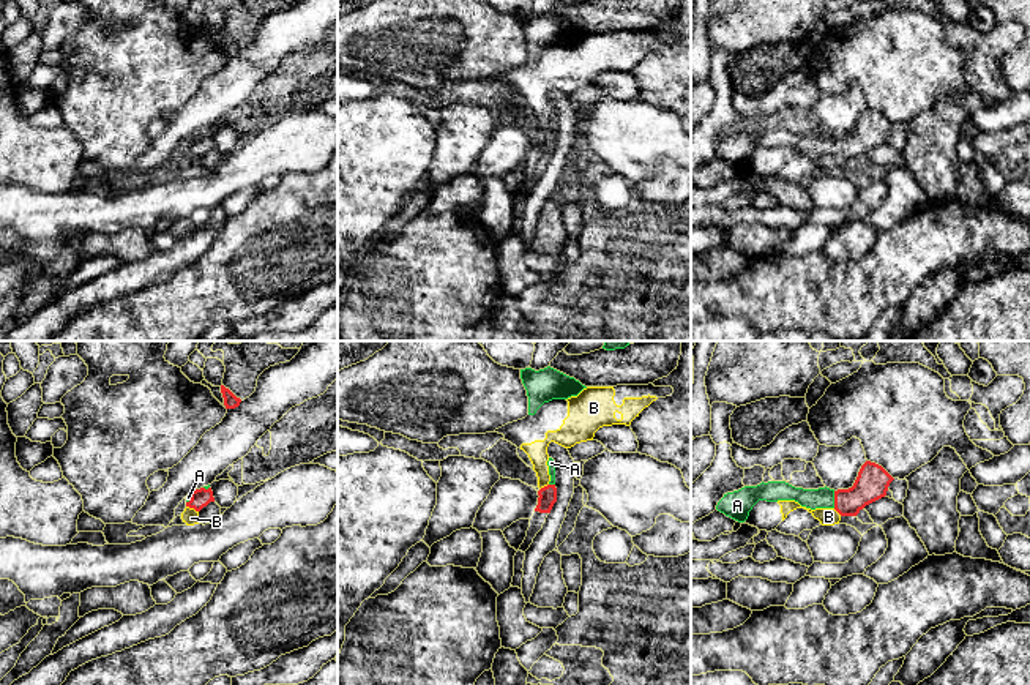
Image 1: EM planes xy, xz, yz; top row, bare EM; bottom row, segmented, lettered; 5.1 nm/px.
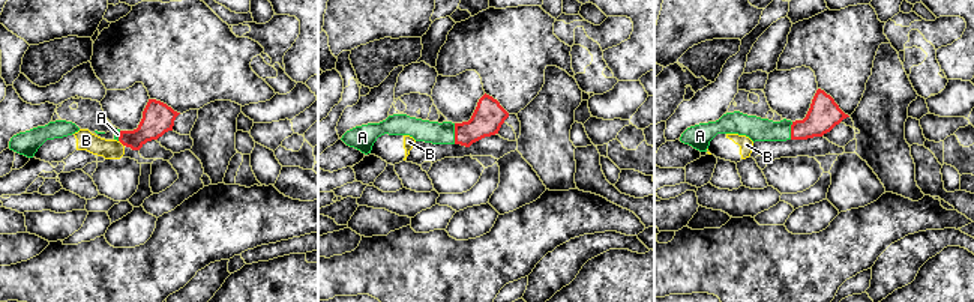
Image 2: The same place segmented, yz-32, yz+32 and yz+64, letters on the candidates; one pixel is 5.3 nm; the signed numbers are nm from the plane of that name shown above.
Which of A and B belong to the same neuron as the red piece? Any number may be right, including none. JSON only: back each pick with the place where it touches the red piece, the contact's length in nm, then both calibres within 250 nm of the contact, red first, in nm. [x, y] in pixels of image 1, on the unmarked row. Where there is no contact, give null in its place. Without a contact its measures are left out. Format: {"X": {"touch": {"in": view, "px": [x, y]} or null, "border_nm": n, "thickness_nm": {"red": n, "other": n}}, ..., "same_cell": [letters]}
{"A": {"touch": {"in": "yz", "px": [835, 145]}, "border_nm": 90, "thickness_nm": {"red": 170, "other": 110}}, "same_cell": ["A"]}

